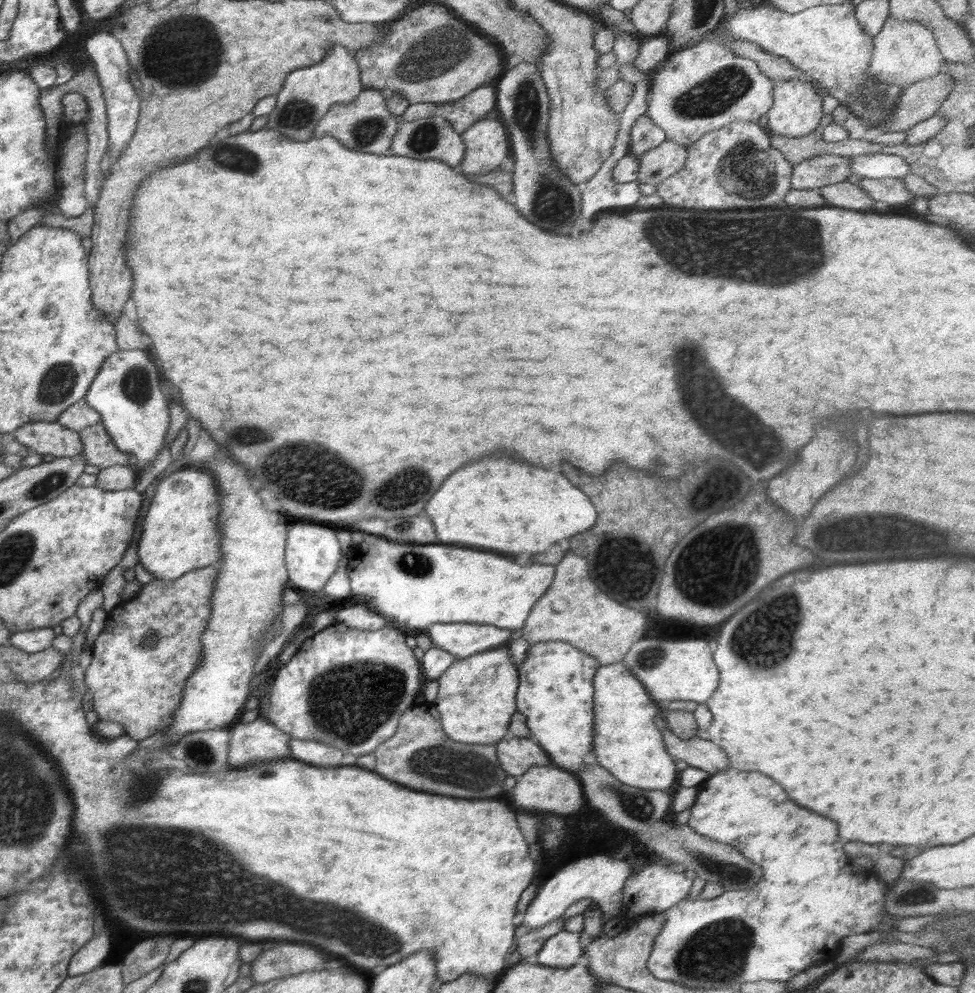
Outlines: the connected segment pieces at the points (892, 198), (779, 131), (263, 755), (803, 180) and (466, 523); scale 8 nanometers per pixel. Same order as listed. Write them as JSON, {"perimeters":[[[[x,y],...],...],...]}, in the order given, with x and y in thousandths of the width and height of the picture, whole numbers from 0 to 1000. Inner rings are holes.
{"perimeters":[[[[885,179],[881,186],[896,199],[897,209],[905,210],[911,207],[923,207],[927,203],[931,203],[933,199],[937,199],[927,185],[927,182],[922,179]]],[[[795,82],[793,104],[785,116],[788,118],[786,130],[791,135],[821,138],[841,129],[840,123],[845,116],[844,97],[825,82]]],[[[267,723],[256,728],[235,732],[236,747],[233,766],[236,773],[265,771],[297,763],[299,741],[283,730]]],[[[844,155],[813,166],[811,189],[814,191],[841,189],[870,182],[874,162],[872,158]]],[[[513,455],[492,461],[490,465],[482,465],[470,475],[462,477],[462,481],[457,481],[457,485],[437,508],[435,518],[439,518],[439,522],[443,524],[447,540],[453,548],[474,546],[474,550],[480,552],[501,552],[511,556],[535,558],[538,562],[560,556],[566,548],[588,541],[597,534],[603,534],[612,524],[612,515],[603,499],[587,489],[574,475],[552,471],[535,463],[515,459]]]]}

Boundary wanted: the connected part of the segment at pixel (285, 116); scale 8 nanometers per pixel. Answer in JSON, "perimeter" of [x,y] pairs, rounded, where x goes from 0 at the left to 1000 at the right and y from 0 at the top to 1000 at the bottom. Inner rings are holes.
{"perimeter":[[[341,45],[333,52],[333,57],[321,65],[295,75],[290,88],[283,96],[283,107],[275,115],[272,130],[283,131],[297,141],[314,143],[321,140],[323,127],[341,106],[357,105],[373,90],[370,86],[367,63],[354,46]]]}

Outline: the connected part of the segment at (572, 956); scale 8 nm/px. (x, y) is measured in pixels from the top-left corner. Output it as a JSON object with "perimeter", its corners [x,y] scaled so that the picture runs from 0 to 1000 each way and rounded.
{"perimeter":[[[576,937],[562,945],[549,962],[552,965],[552,972],[581,975],[598,969],[599,958],[601,958],[601,946],[597,946],[592,939]]]}

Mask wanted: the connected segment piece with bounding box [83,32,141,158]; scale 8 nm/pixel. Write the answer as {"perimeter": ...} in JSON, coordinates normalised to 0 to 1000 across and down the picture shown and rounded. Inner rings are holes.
{"perimeter":[[[109,32],[94,34],[92,38],[85,42],[85,49],[88,51],[89,58],[95,62],[103,87],[105,88],[111,120],[111,148],[113,153],[115,153],[115,157],[121,159],[131,147],[133,139],[137,137],[144,113],[145,99],[142,91],[137,89],[131,79],[135,69],[133,69],[131,57],[123,41],[113,34],[109,34]]]}

